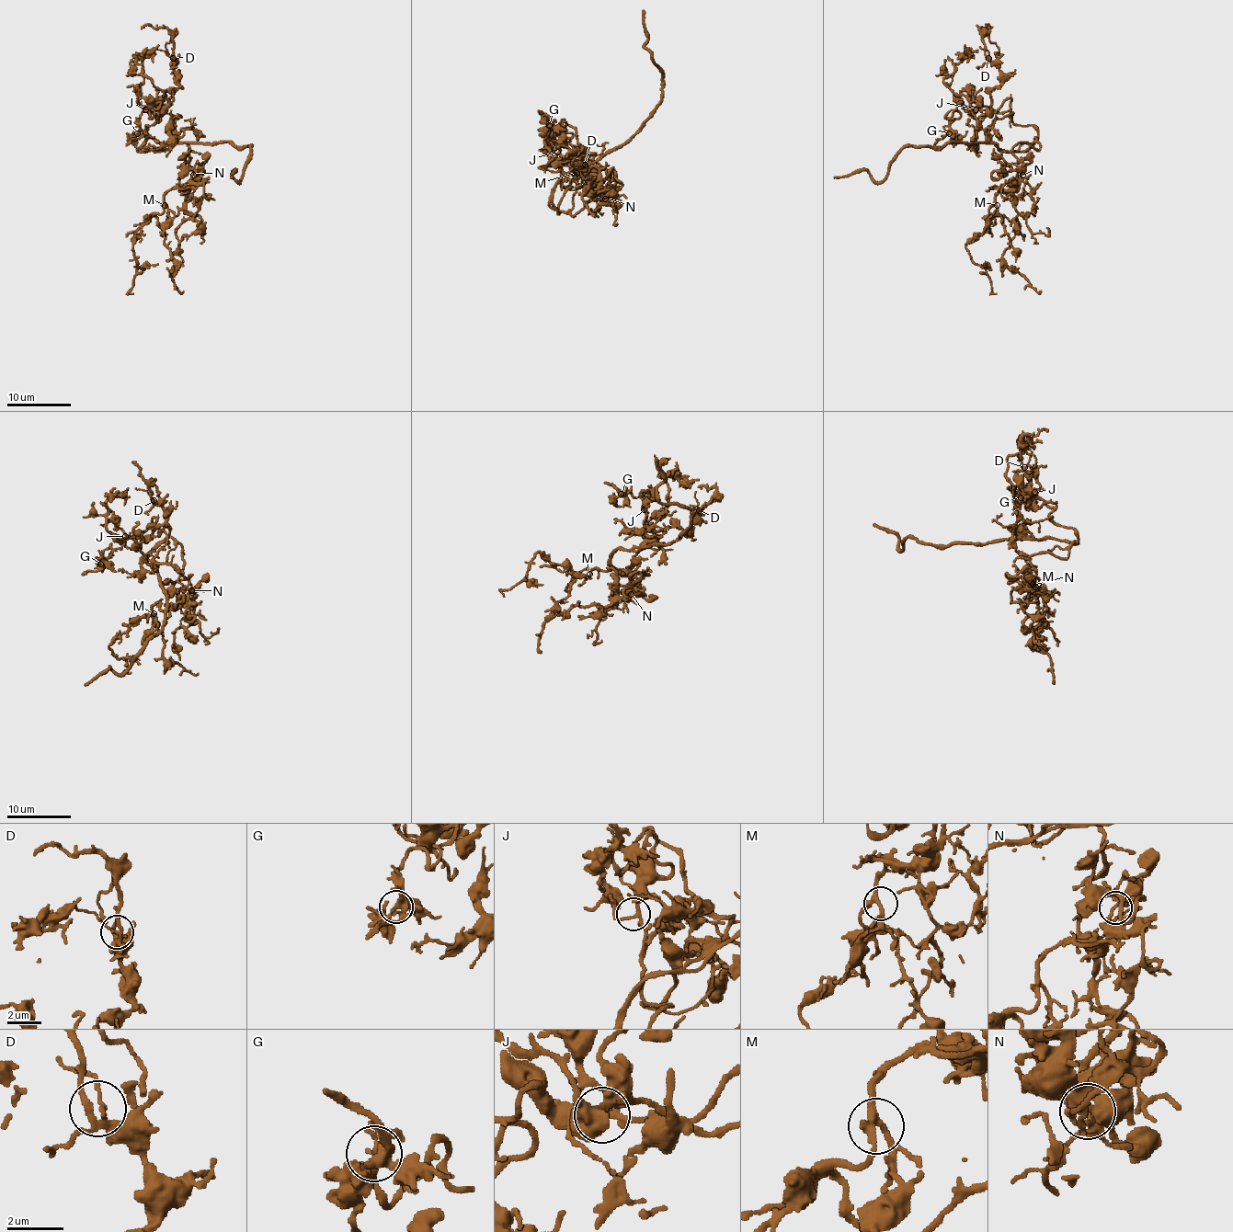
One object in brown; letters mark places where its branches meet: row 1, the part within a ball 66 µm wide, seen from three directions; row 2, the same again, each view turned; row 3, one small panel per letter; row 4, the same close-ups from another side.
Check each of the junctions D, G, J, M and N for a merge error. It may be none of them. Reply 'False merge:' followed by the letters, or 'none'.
False merge: none

